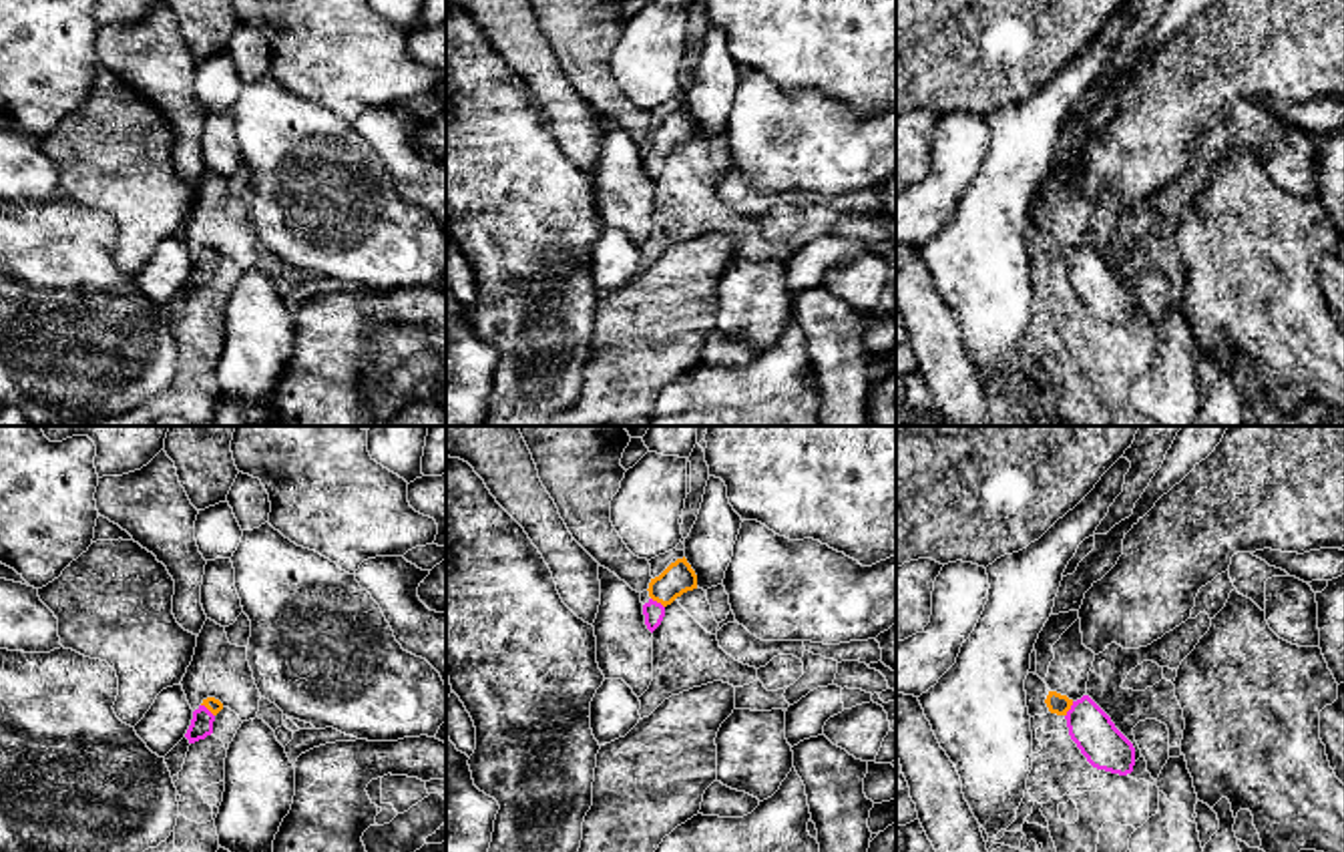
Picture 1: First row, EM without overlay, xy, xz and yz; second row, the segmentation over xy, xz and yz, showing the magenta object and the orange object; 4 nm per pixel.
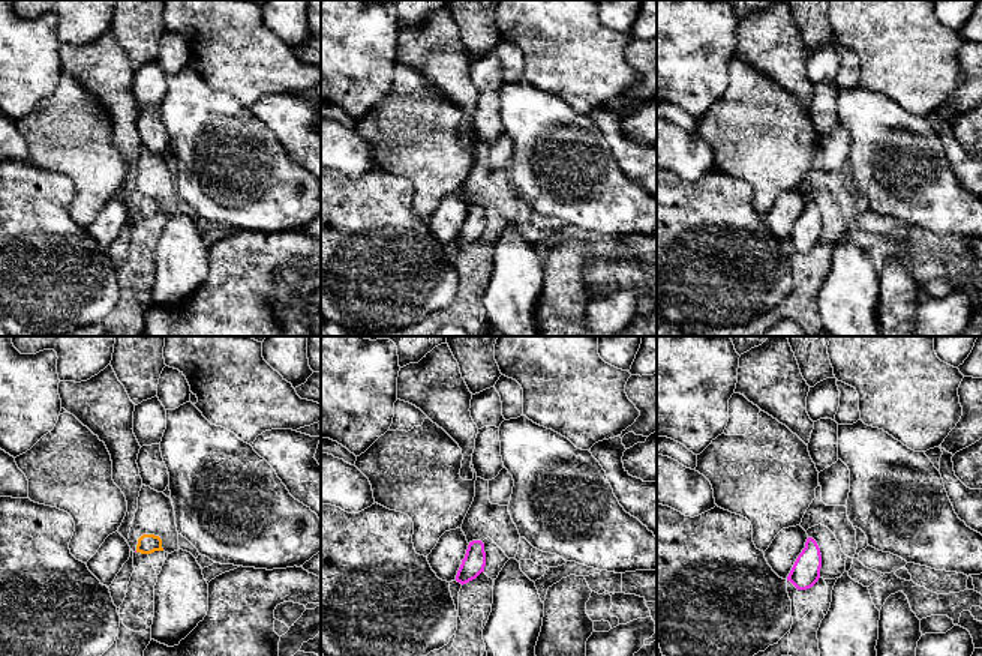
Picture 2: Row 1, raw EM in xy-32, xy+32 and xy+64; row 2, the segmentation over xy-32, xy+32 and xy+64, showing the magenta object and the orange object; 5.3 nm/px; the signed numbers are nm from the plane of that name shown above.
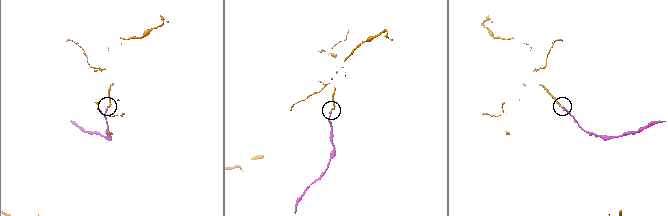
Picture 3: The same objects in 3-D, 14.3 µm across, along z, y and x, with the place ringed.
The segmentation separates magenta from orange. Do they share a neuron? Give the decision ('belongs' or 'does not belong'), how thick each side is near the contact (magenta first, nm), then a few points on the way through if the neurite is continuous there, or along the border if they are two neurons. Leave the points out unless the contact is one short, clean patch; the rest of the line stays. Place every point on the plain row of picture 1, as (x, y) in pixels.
belongs; calibres 180 and 80 nm; way yz (1105, 298), (1069, 260), (1057, 254)

